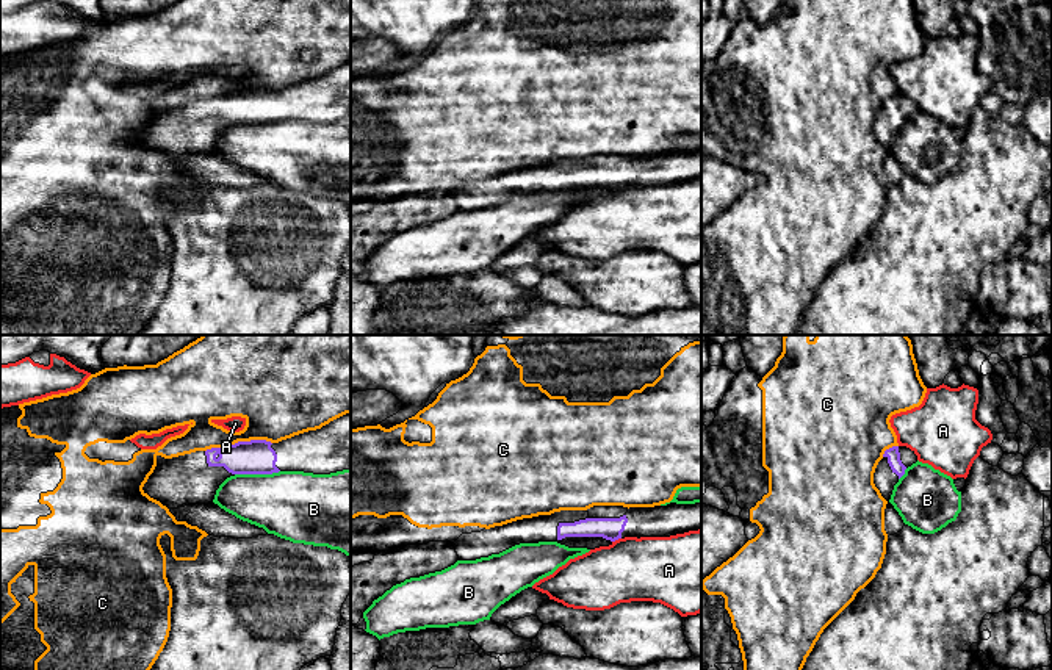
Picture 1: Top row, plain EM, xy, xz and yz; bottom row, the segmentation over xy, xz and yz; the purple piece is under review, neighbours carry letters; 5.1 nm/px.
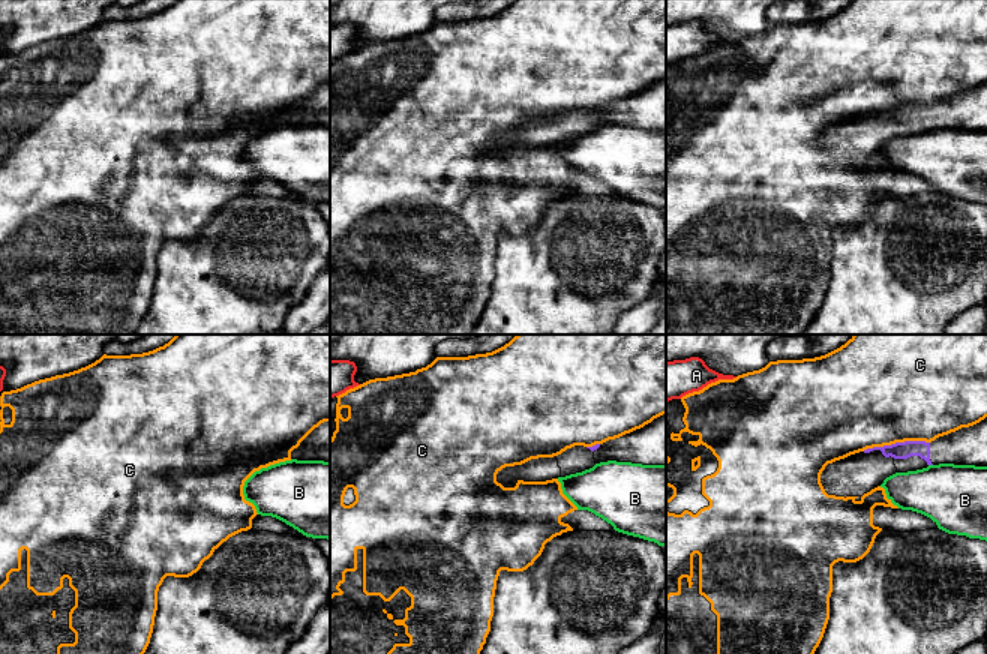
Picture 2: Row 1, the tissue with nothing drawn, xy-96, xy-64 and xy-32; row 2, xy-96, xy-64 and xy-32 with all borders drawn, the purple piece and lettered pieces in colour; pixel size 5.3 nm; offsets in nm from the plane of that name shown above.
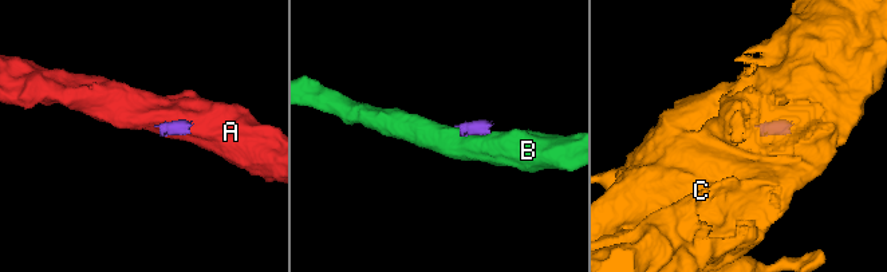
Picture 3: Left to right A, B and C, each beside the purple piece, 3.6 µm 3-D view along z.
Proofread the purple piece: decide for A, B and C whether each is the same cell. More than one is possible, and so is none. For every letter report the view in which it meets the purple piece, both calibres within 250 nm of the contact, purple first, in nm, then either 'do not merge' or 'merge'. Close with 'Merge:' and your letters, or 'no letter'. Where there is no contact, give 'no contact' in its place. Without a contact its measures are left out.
A: contact in xz; calibres 110 and 340 nm; do not merge
B: contact in xy; calibres 180 and 360 nm; do not merge
C: contact in xy; calibres 180 and 320 nm; do not merge
Merge: no letter

